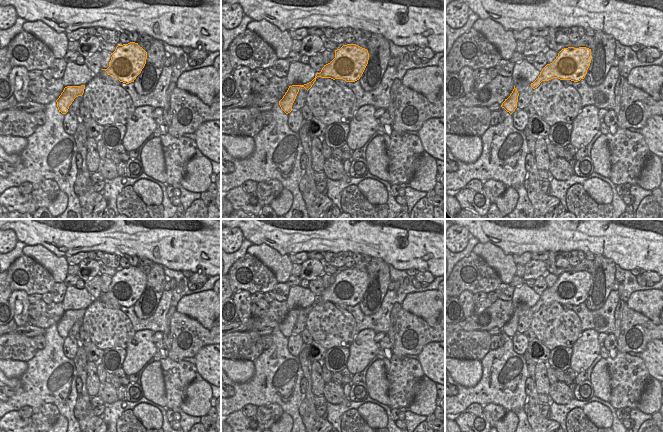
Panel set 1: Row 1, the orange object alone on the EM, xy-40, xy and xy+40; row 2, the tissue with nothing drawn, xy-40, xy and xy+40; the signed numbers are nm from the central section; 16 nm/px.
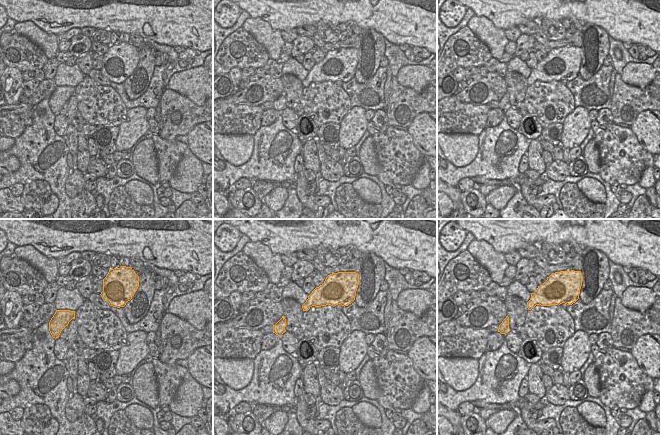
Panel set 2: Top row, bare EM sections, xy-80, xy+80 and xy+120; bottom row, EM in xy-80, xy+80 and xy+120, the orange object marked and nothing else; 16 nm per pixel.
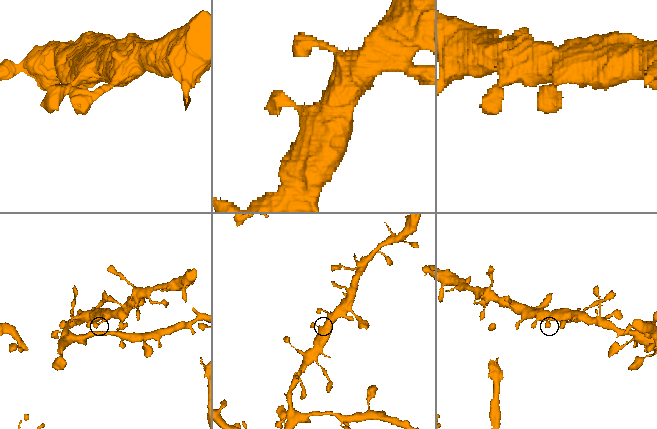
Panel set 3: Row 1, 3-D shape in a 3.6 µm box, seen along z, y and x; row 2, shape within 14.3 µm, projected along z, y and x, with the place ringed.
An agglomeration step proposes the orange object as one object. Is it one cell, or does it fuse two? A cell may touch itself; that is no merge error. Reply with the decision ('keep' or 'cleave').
keep

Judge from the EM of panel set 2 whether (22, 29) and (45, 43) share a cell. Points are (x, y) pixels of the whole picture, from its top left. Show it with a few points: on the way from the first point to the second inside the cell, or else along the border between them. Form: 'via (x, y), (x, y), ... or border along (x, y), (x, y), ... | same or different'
via (28, 29), (39, 37) | same

